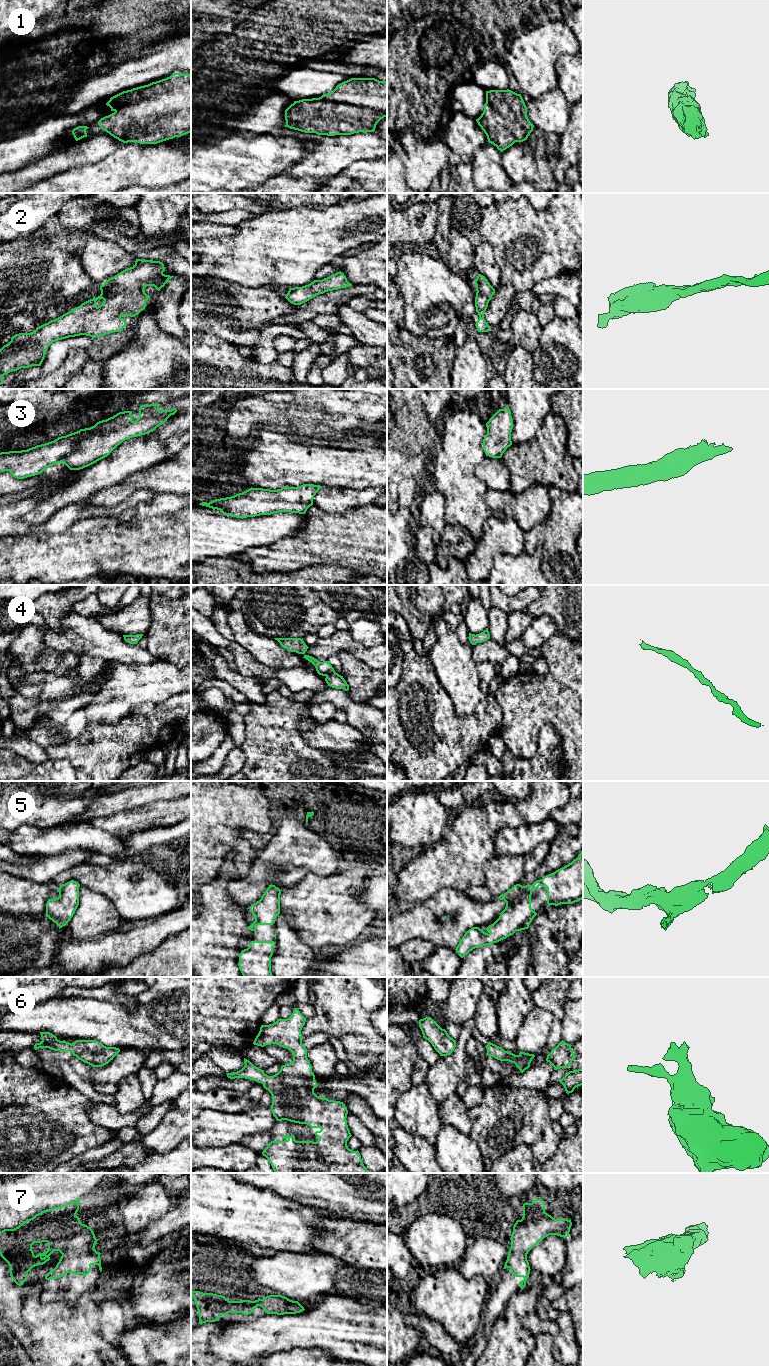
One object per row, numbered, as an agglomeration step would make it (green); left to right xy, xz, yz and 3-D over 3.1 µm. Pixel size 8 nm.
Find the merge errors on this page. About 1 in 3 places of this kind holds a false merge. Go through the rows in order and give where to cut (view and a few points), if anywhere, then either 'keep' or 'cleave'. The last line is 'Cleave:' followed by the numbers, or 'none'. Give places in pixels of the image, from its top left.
1: cut none; keep
2: cut none; keep
3: cut none; keep
4: cut none; keep
5: cut none; keep
6: cut none; keep
7: cut none; keep
Cleave: none

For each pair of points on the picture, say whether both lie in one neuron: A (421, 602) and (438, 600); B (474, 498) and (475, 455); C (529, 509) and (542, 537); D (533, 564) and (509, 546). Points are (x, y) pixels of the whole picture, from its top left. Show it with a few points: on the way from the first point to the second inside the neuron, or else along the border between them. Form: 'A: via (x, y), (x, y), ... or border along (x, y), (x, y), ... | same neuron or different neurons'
A: via (425, 600), (434, 600) | same neuron
B: via (469, 487), (469, 466) | same neuron
C: border along (550, 504), (548, 517), (525, 532) | different neurons
D: border along (523, 551), (516, 555), (496, 554) | different neurons

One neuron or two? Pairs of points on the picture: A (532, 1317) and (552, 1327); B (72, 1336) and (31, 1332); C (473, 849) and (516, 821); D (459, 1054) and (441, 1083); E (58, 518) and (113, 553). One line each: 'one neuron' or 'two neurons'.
A: one neuron
B: one neuron
C: one neuron
D: one neuron
E: two neurons

